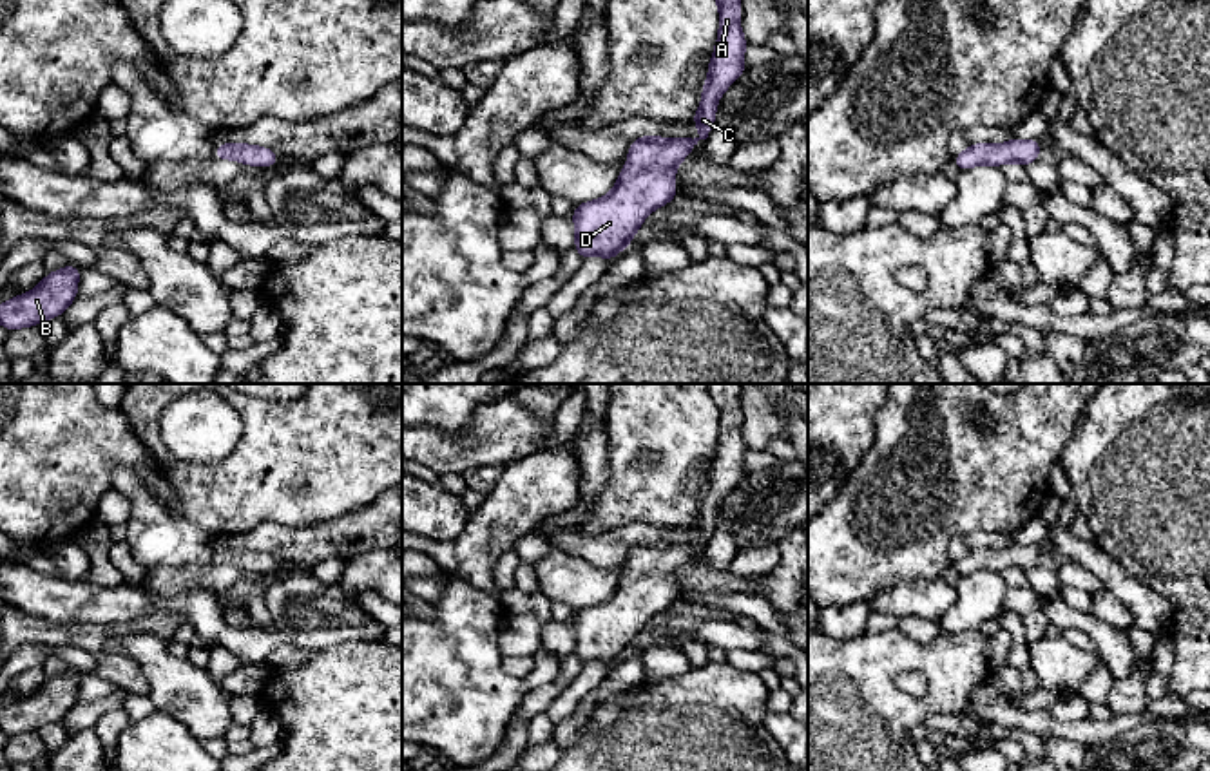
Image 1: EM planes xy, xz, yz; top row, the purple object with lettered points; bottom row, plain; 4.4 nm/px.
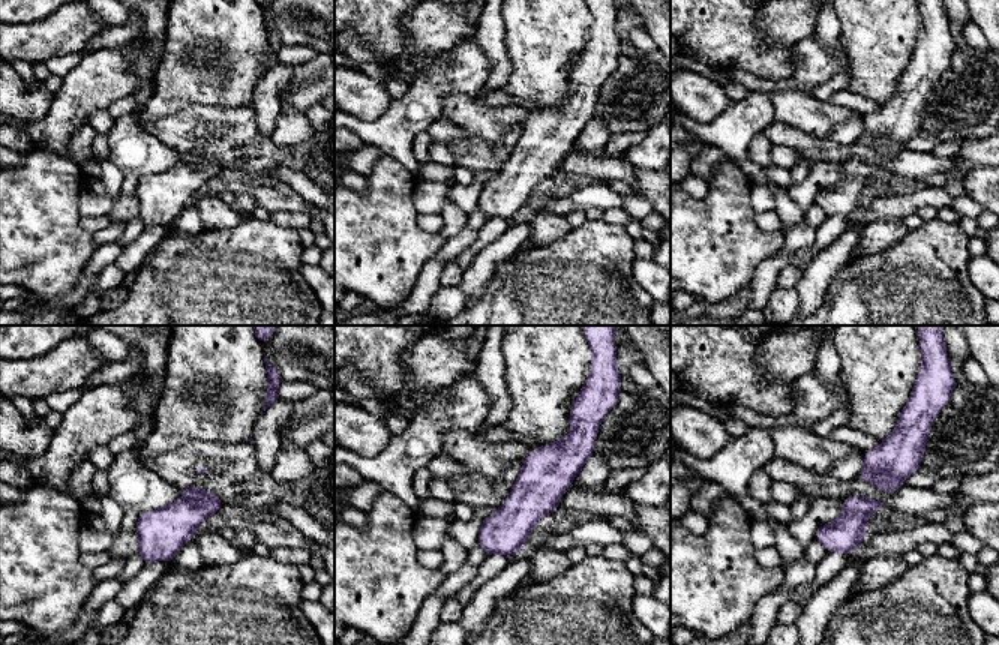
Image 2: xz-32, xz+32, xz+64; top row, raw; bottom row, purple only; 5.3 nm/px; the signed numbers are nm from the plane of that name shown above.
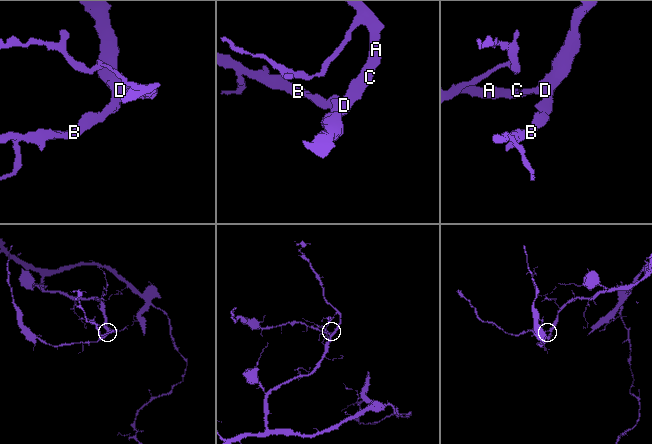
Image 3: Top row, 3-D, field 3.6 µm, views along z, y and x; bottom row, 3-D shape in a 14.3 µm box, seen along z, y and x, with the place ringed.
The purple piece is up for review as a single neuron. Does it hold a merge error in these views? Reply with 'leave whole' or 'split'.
leave whole

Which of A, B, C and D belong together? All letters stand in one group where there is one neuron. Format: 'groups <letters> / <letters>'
groups A B C D

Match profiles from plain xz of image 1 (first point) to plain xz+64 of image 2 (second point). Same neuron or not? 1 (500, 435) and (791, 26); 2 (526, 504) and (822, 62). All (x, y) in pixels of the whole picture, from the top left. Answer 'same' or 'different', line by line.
1: same
2: same

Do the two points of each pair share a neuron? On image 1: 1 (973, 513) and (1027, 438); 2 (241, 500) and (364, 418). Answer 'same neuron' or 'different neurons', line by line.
1: same neuron
2: same neuron

